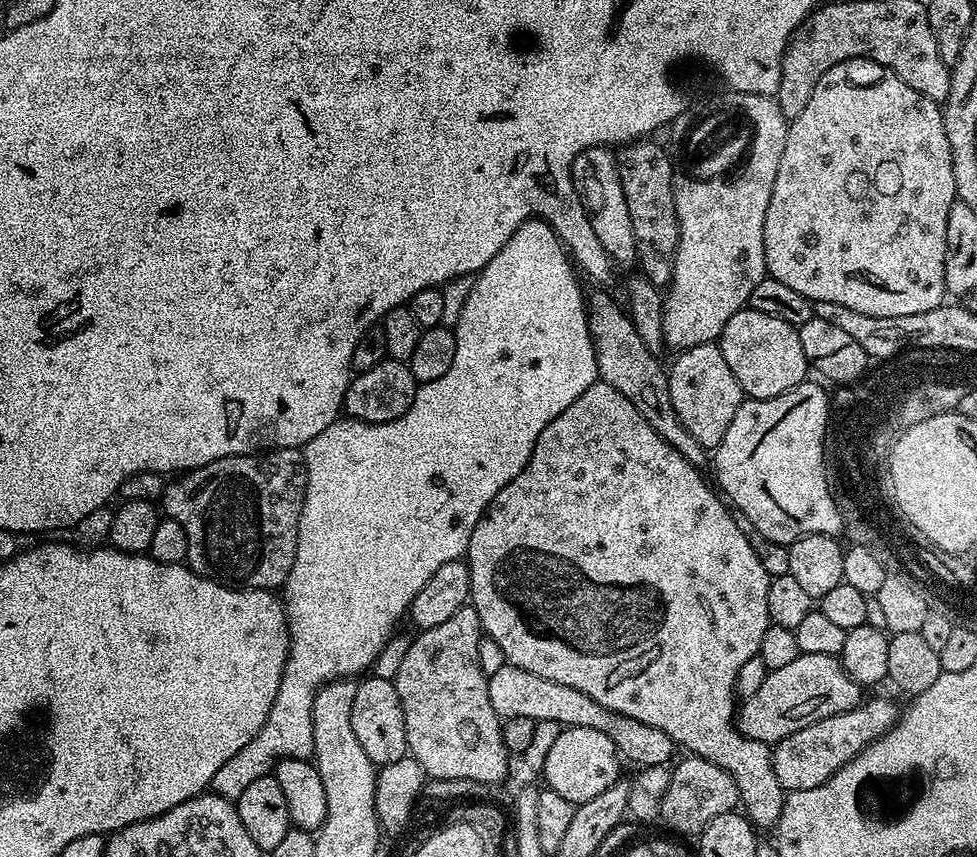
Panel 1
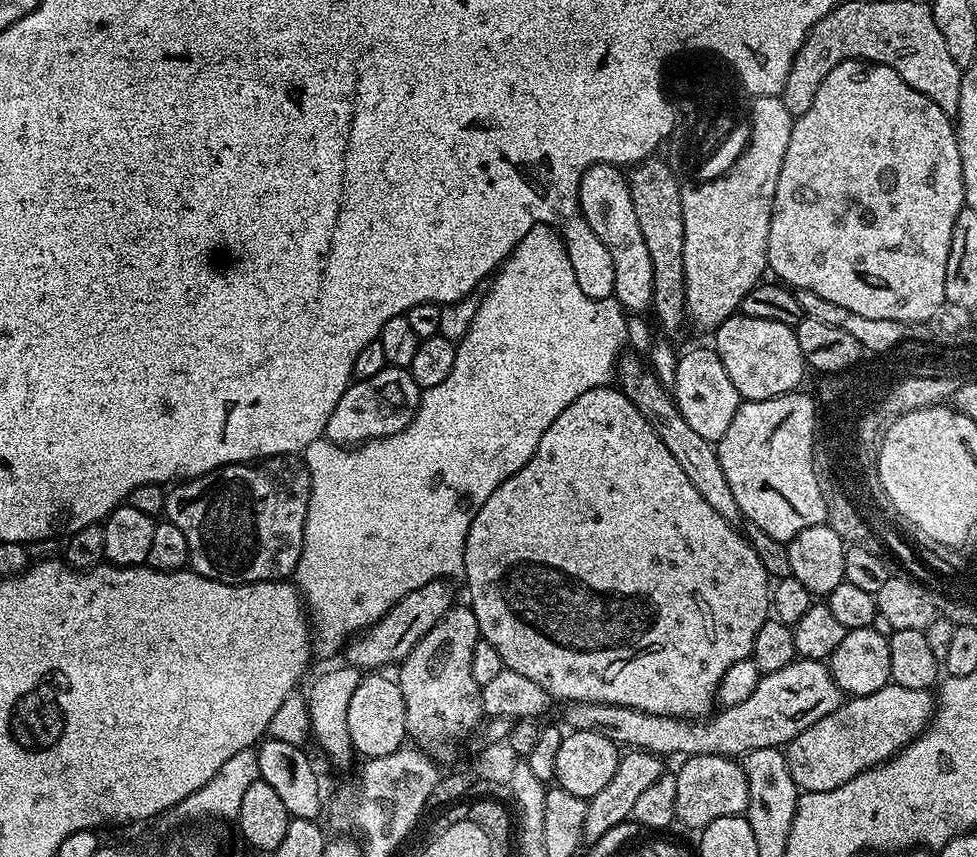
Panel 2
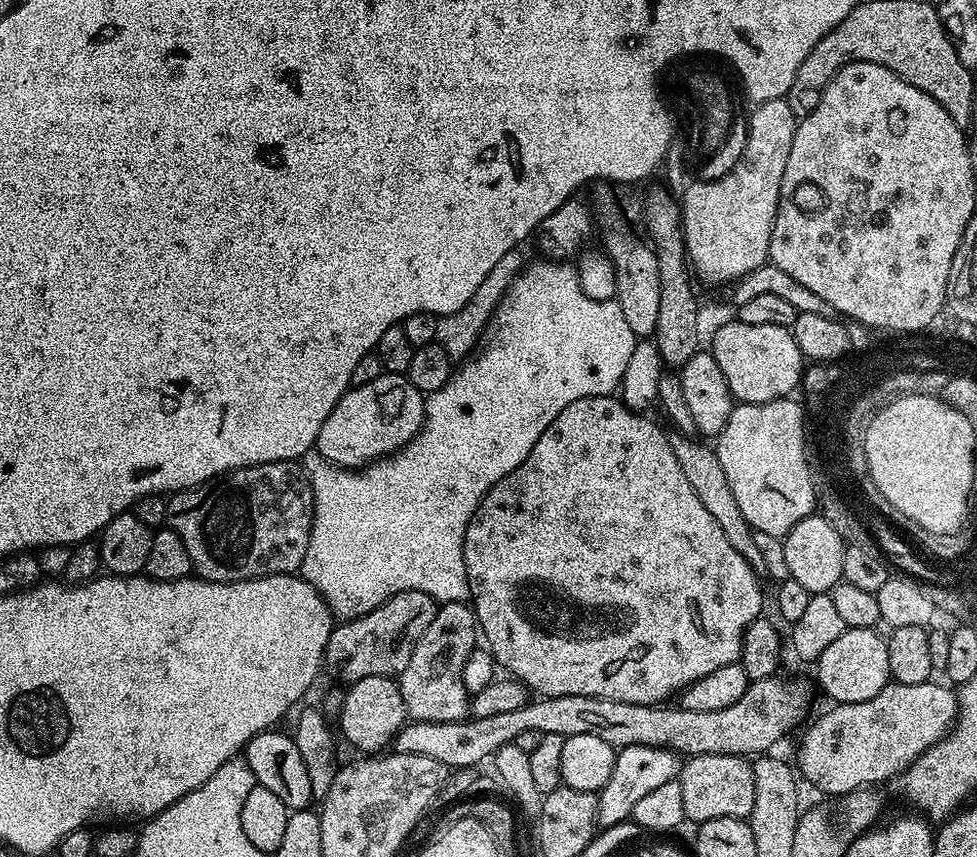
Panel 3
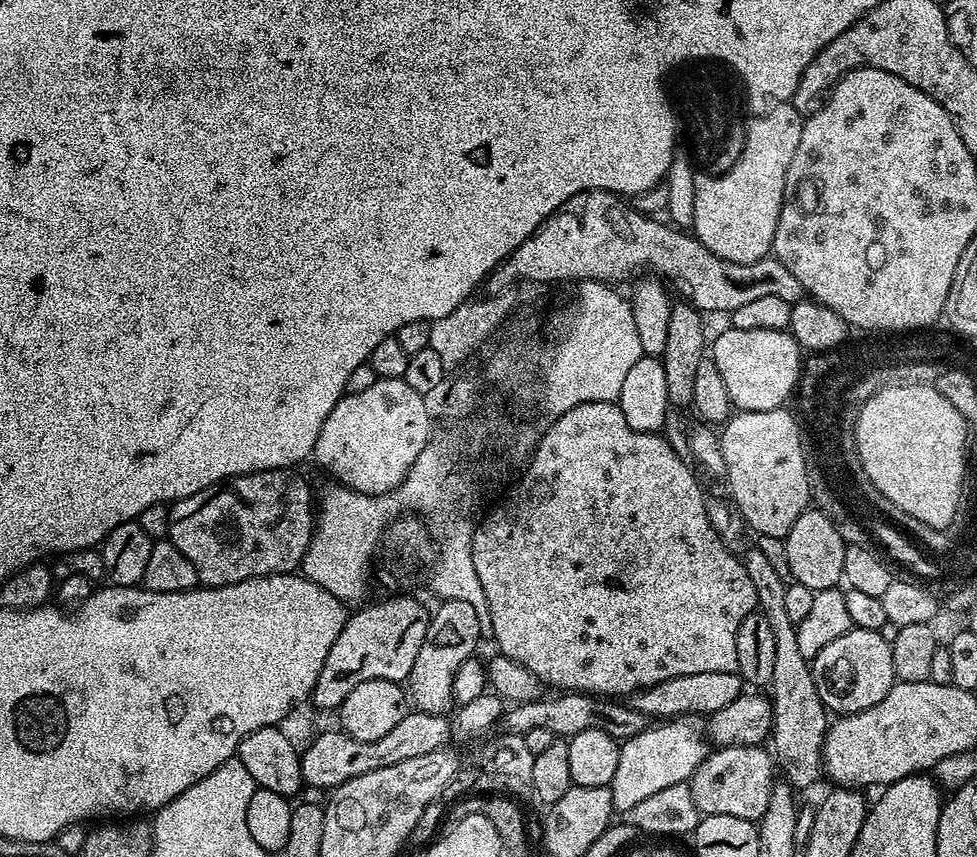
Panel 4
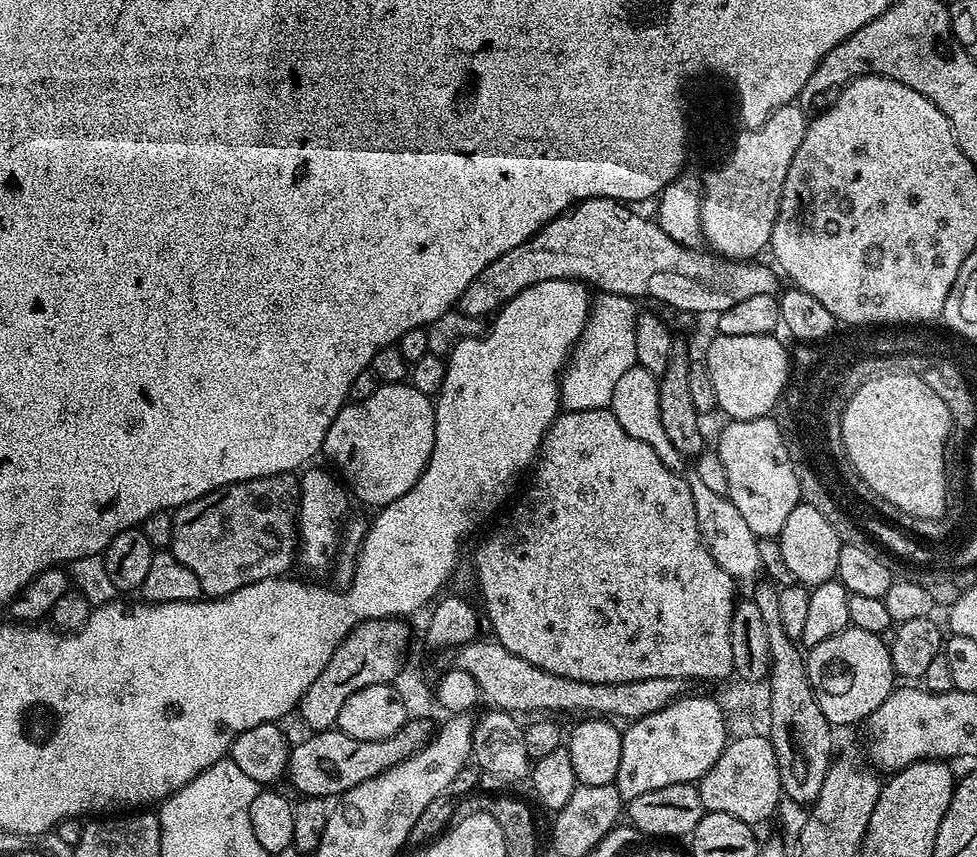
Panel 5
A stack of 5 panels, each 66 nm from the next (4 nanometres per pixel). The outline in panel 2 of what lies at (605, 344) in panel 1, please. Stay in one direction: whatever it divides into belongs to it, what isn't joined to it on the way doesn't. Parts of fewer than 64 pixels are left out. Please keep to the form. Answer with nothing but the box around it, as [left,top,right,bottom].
[615,354,742,526]

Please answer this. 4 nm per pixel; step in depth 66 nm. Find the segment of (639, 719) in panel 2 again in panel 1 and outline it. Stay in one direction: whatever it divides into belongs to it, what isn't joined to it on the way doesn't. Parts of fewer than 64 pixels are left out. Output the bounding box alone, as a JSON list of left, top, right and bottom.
[738,652,862,746]

